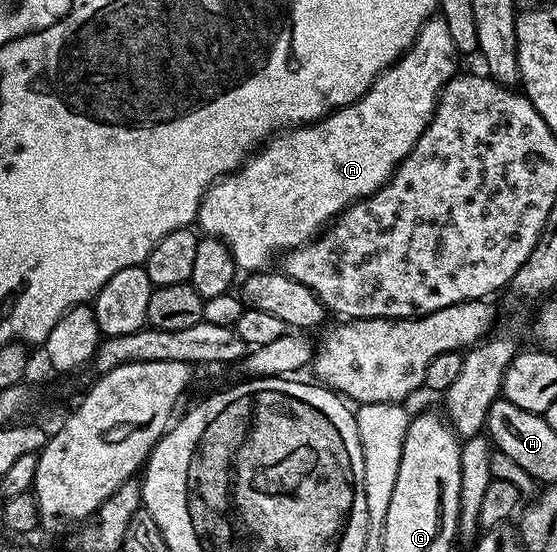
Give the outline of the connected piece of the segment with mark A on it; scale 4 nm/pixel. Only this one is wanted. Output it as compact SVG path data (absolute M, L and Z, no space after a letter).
M439 16L429 18L412 41L411 46L405 50L402 57L393 66L389 66L388 69L382 71L376 77L376 83L357 102L351 102L349 106L344 106L341 110L334 110L332 113L327 114L325 118L319 118L316 122L309 122L306 126L294 126L277 133L269 138L267 142L263 143L244 165L213 182L208 187L208 191L204 193L204 199L200 202L200 213L198 215L199 229L201 231L204 229L203 233L207 237L218 238L228 245L228 251L232 254L233 261L236 262L237 271L240 272L263 270L271 263L268 261L276 253L279 255L281 252L293 250L295 246L303 246L305 242L312 241L335 219L337 214L340 214L347 206L351 206L353 202L359 202L361 198L369 198L373 192L380 189L392 177L400 161L411 152L418 140L418 136L428 126L428 121L436 110L436 99L439 95L440 87L446 85L449 78L457 73L458 67L456 67L455 58L458 58L458 51L454 40L450 40L450 32L446 28L446 20Z

